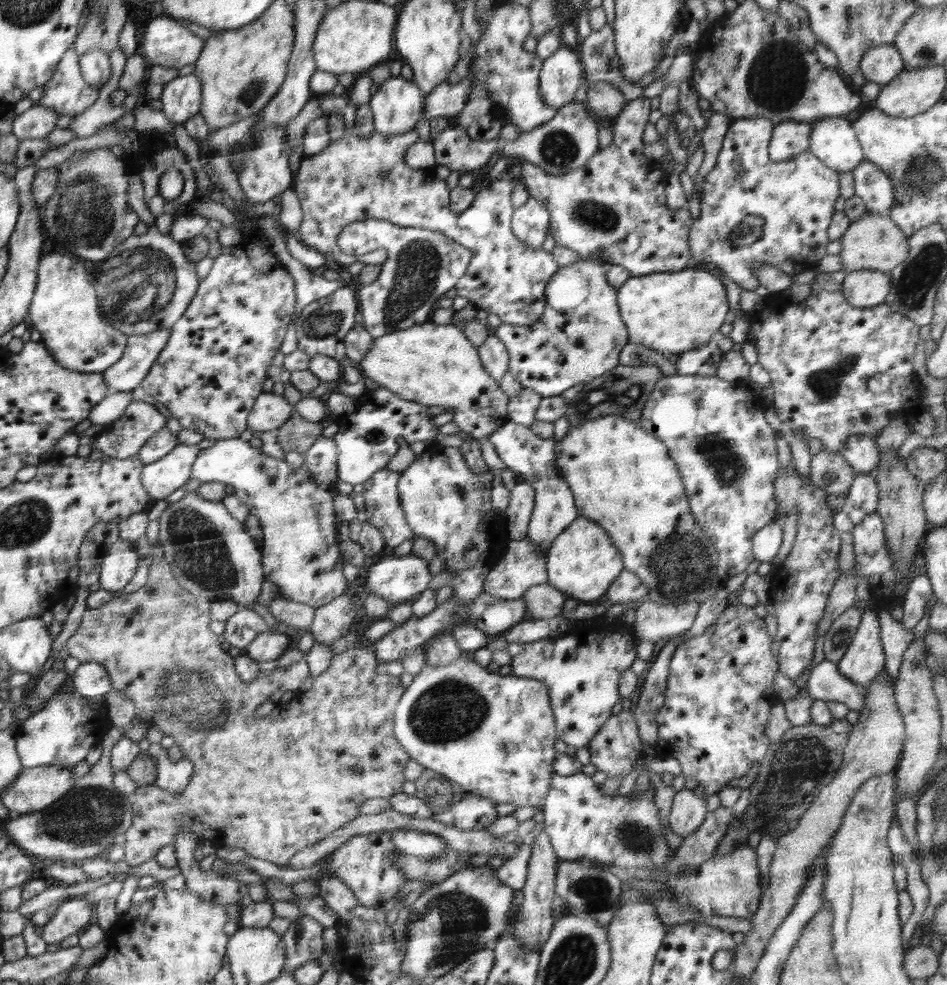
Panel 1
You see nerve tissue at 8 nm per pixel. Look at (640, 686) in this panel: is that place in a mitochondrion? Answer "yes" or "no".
no

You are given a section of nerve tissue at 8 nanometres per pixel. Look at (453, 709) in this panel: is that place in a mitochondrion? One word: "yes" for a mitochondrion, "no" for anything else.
yes

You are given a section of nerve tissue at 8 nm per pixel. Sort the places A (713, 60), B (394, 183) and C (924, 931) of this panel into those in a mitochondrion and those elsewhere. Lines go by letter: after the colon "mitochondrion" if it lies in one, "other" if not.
A: other
B: other
C: other

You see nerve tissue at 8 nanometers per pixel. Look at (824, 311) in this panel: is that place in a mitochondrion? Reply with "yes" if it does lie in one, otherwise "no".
no

